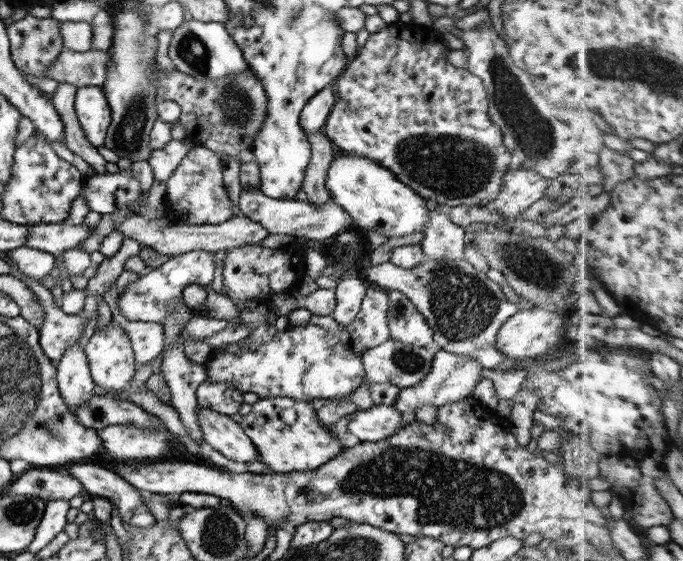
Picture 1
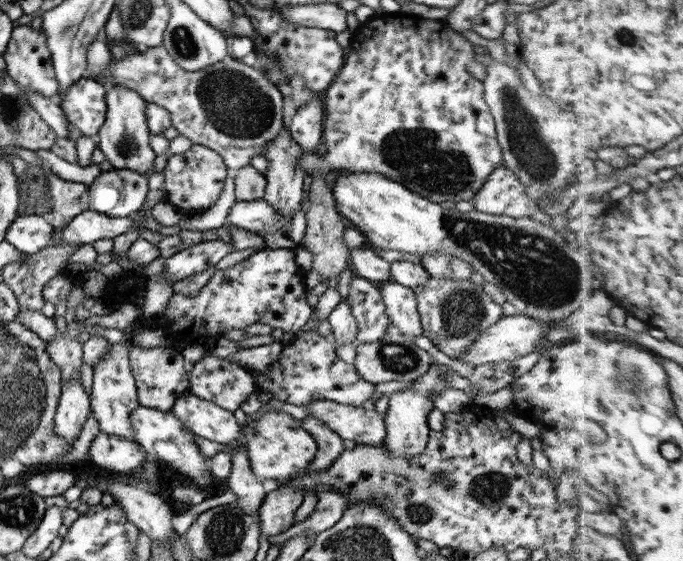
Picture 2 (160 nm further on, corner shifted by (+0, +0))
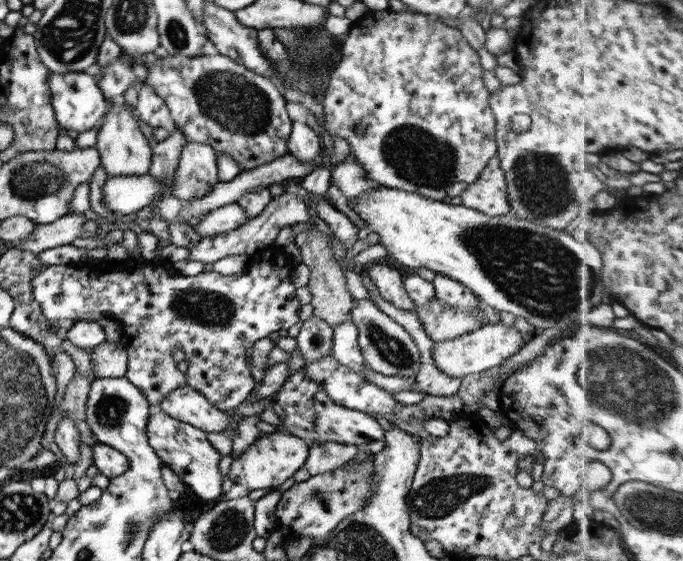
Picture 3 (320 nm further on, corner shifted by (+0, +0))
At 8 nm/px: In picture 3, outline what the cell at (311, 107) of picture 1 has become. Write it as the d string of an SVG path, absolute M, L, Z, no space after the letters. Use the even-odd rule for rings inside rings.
M291 123L286 150L292 158L301 162L311 162L322 154L321 140L305 123Z

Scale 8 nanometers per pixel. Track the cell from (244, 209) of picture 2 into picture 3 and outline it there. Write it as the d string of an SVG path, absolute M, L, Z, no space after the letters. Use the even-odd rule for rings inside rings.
M232 203L209 211L209 214L203 216L201 222L192 226L192 229L201 239L234 230L247 222L243 209Z

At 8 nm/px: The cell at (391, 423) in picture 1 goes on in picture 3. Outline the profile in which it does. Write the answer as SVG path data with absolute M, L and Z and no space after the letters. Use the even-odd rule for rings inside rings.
M302 367L289 375L275 398L270 402L271 410L278 416L278 430L288 432L306 441L308 445L314 442L336 442L337 444L365 447L370 440L383 440L384 431L379 427L374 417L359 410L351 410L335 404L327 396L324 388L317 382L306 377Z

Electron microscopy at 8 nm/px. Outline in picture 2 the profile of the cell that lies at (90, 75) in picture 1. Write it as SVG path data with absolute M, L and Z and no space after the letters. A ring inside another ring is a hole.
M162 45L148 48L144 53L125 53L123 59L114 59L101 73L103 80L85 70L83 77L93 79L106 87L115 84L130 87L147 103L162 106L170 114L170 126L178 130L178 134L188 138L192 144L206 146L214 150L223 161L230 173L249 165L253 156L265 154L266 146L273 140L281 127L286 124L283 120L284 94L272 83L262 68L247 66L231 56L219 62L214 62L201 70L186 71L181 68Z

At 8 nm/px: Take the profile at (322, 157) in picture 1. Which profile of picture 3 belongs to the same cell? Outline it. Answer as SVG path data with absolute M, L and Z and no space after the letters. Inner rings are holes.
M314 225L308 231L297 233L294 237L295 246L301 254L301 264L309 271L306 285L311 295L312 314L327 323L333 330L333 327L337 327L349 317L353 299L345 288L345 277L341 272L341 266L339 266L340 261L335 260L331 246L328 246L332 240L333 237L327 237L321 232L317 232Z

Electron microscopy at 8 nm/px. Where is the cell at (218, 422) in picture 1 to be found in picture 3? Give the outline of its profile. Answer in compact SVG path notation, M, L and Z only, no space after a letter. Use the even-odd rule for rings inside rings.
M187 385L170 390L156 409L204 433L229 431L229 414L215 408L202 394Z

